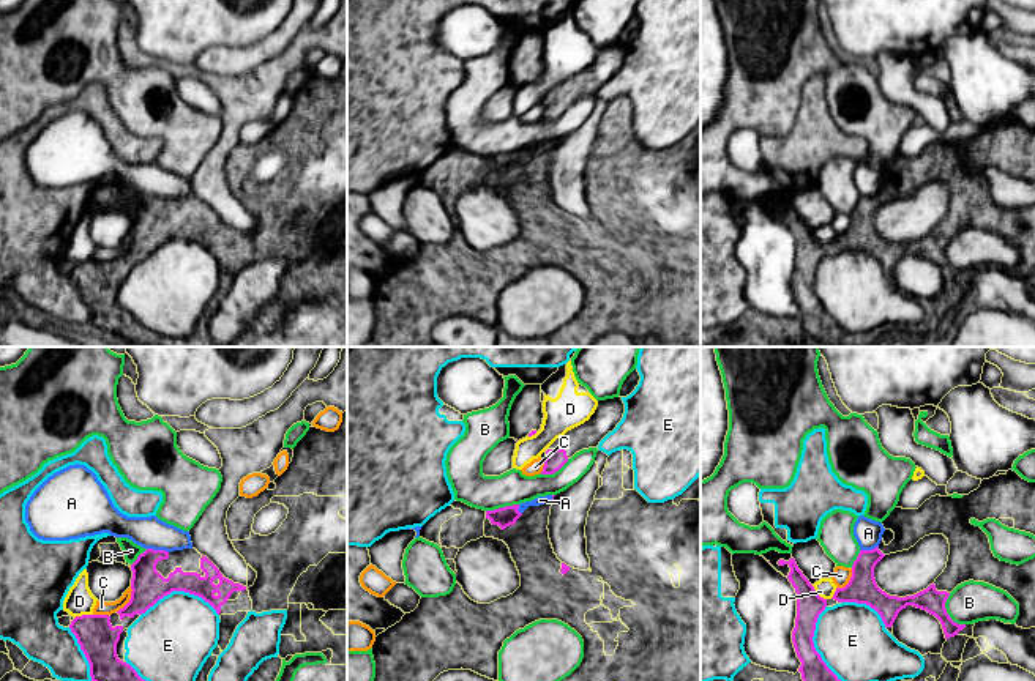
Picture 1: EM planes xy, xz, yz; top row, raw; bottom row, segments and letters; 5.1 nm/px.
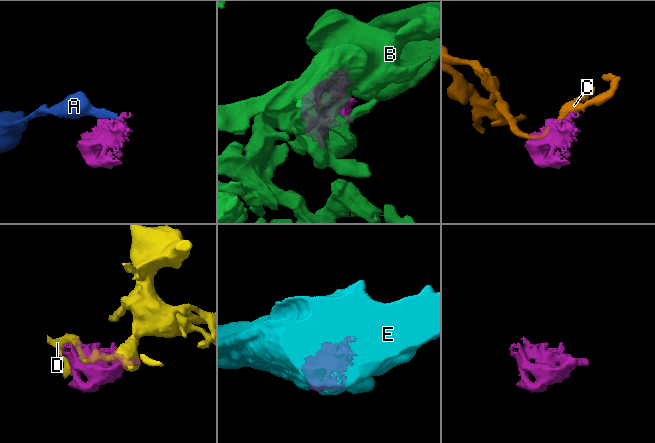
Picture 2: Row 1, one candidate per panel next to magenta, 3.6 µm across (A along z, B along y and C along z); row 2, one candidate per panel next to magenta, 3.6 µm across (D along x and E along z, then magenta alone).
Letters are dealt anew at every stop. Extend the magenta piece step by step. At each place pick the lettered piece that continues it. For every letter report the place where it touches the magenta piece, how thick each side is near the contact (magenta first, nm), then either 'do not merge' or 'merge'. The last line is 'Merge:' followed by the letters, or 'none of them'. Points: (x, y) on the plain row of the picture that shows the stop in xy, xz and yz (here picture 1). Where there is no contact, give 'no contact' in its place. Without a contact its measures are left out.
A: contact xy (158, 197); calibres 170 and 160 nm; do not merge
B: contact yz (945, 259); calibres 120 and 220 nm; do not merge
C: contact xy (130, 246); calibres 170 and 70 nm; do not merge
D: contact xy (82, 262); calibres 190 and 150 nm; do not merge
E: contact yz (824, 309); calibres 200 and 360 nm; do not merge
Merge: none of them

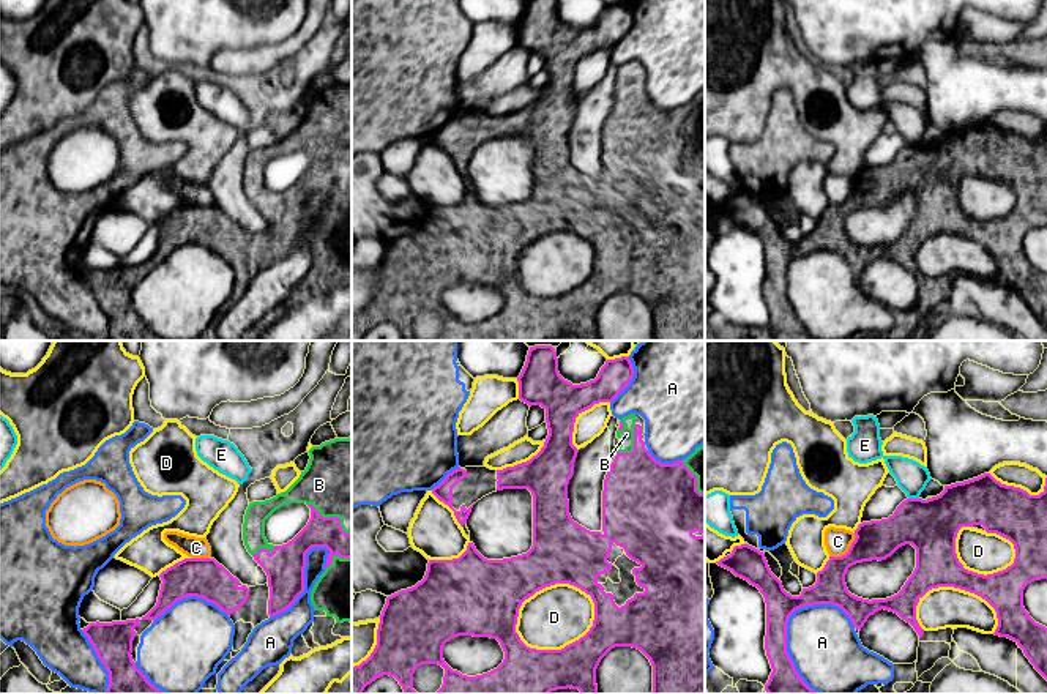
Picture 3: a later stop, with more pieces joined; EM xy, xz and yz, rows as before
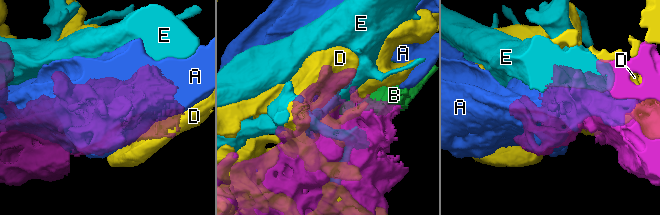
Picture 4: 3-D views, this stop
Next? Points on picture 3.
A: contact yz (786, 283); calibres 170 and 360 nm; do not merge
B: contact xz (634, 92); calibres 380 and 80 nm; merge
C: contact yz (849, 197); calibres 200 and 140 nm; do not merge
D: contact xz (565, 294); calibres 280 and 320 nm; do not merge
E: contact yz (913, 145); calibres 280 and 160 nm; do not merge
Merge: B

